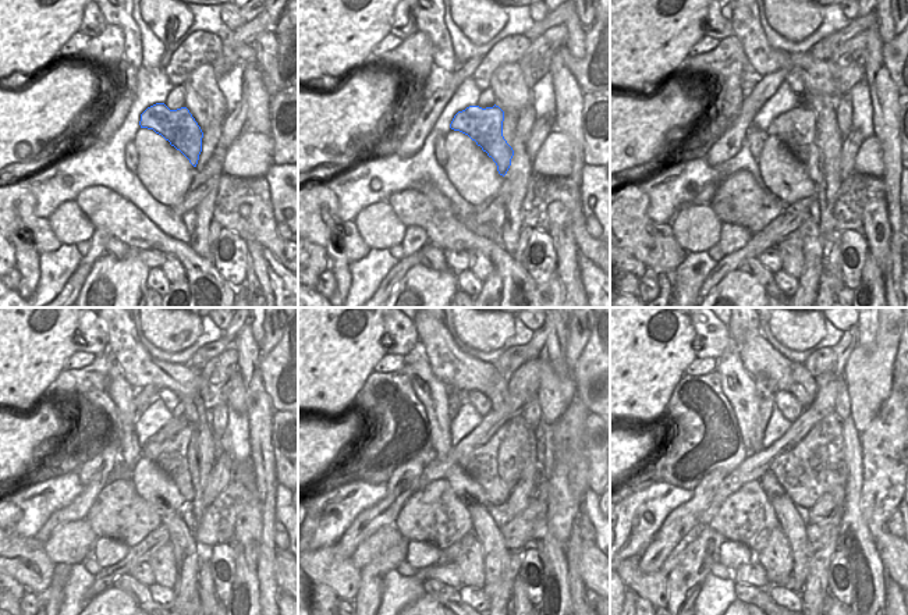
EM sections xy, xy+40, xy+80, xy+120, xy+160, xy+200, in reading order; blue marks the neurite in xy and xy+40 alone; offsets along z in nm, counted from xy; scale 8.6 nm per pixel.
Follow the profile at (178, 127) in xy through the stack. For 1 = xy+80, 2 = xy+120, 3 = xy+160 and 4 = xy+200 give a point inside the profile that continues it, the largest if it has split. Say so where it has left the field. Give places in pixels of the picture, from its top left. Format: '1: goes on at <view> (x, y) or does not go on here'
1: goes on at xy+80 (795, 128)
2: goes on at xy+120 (178, 457)
3: goes on at xy+160 (497, 465)
4: goes on at xy+200 (815, 466)

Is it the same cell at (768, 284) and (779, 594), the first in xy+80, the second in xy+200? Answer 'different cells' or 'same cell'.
different cells

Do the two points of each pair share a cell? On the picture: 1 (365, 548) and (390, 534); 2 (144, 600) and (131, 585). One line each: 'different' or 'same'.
1: same
2: same

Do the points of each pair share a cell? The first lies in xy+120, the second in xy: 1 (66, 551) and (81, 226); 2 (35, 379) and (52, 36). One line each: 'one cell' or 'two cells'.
1: one cell
2: one cell

